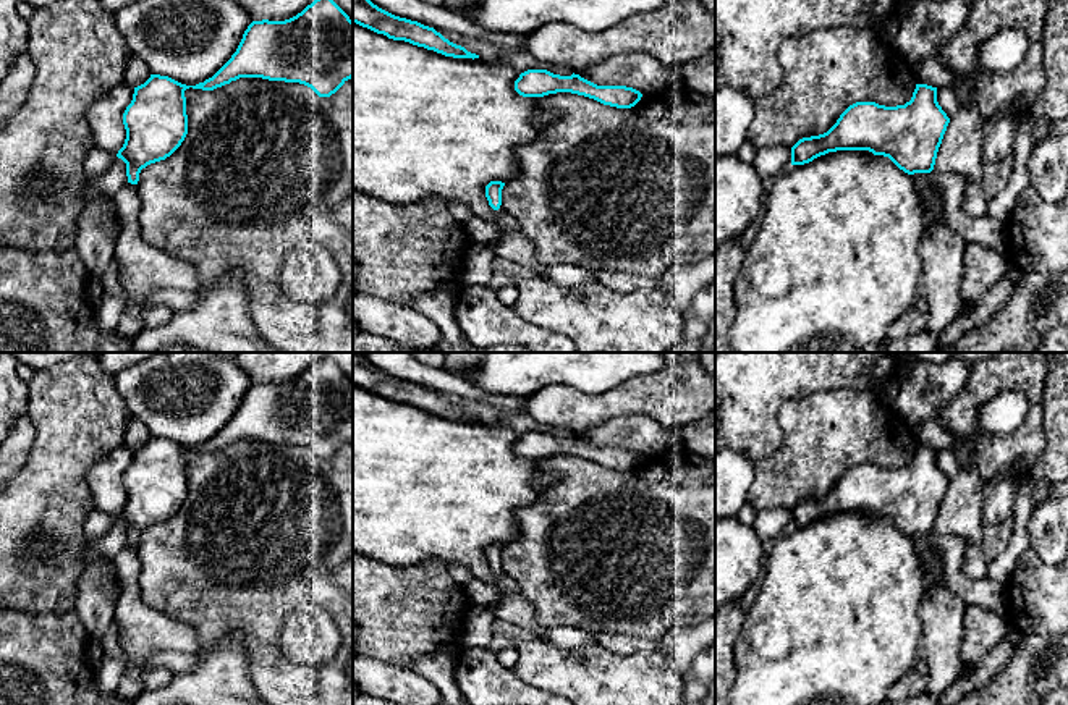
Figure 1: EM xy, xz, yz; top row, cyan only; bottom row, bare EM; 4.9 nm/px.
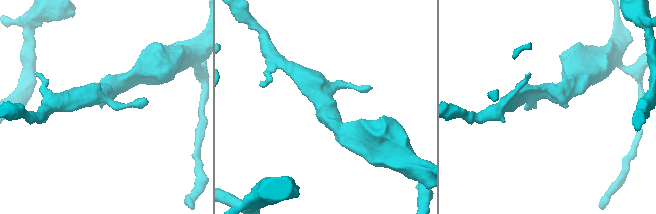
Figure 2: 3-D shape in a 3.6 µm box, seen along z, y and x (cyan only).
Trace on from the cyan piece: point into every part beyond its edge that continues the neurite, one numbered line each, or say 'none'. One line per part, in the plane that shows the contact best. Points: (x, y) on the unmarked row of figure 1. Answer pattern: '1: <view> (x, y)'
1: xz (508, 587)

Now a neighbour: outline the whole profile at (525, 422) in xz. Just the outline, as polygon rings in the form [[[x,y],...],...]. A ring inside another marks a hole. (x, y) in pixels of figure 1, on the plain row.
[[[524,407],[519,411],[515,425],[519,432],[519,435],[524,435],[528,432],[547,432],[553,437],[560,437],[560,438],[571,438],[573,432],[568,428],[558,428],[558,427],[549,427],[549,425],[542,425],[537,420],[534,420],[526,411]]]

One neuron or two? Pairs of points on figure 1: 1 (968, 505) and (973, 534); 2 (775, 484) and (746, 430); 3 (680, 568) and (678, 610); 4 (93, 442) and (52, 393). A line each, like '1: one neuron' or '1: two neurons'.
1: one neuron
2: two neurons
3: one neuron
4: one neuron

